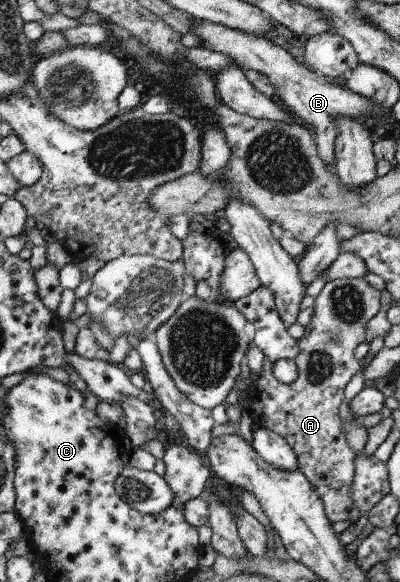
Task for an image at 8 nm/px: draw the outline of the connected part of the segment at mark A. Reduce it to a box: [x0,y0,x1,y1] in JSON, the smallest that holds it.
[246,277,380,523]

